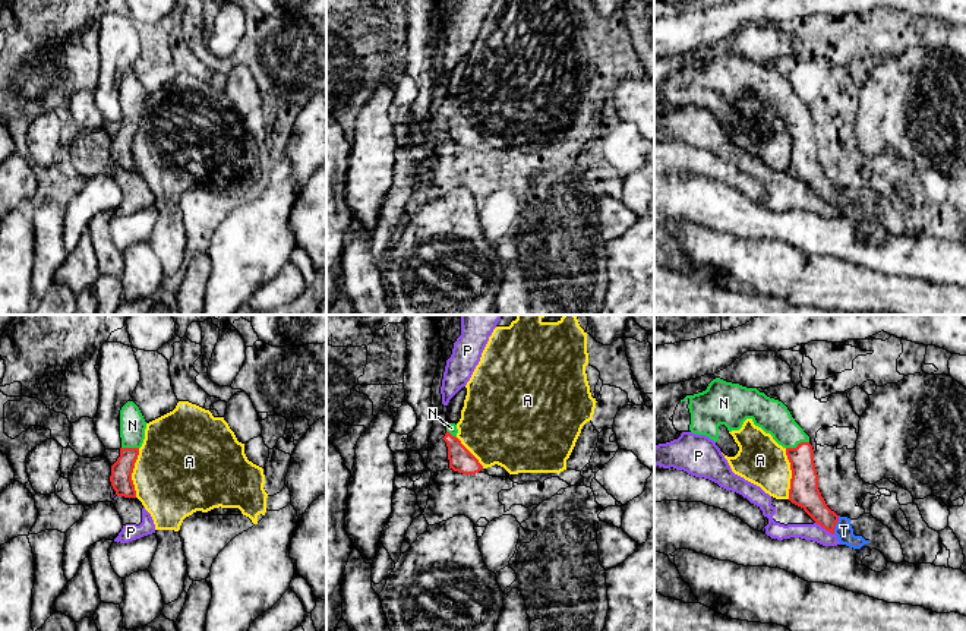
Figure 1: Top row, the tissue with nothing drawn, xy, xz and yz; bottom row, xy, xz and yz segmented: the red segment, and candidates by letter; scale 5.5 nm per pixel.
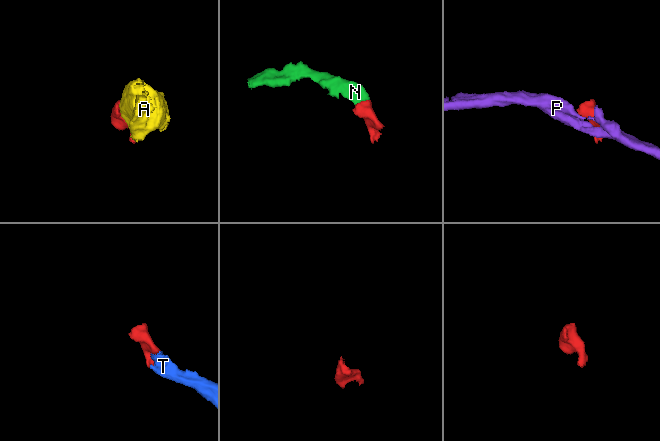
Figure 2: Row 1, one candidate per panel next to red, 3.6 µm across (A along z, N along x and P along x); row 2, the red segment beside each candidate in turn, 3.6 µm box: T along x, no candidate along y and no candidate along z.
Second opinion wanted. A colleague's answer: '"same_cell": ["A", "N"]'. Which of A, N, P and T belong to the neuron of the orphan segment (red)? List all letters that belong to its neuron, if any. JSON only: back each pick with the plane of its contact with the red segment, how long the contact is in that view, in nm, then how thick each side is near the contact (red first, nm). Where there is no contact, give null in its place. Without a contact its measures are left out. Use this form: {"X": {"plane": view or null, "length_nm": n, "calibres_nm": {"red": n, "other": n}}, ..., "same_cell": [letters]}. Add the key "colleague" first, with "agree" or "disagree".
{"colleague": "disagree", "N": {"plane": "yz", "length_nm": 130, "calibres_nm": {"red": 160, "other": 180}}, "T": {"plane": "yz", "length_nm": 110, "calibres_nm": {"red": 160, "other": 100}}, "same_cell": ["N", "T"]}

